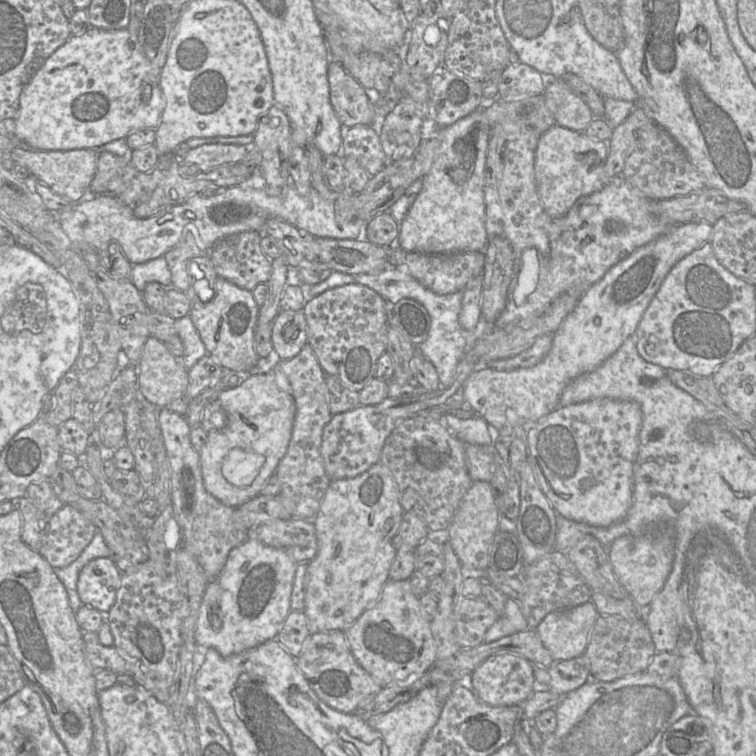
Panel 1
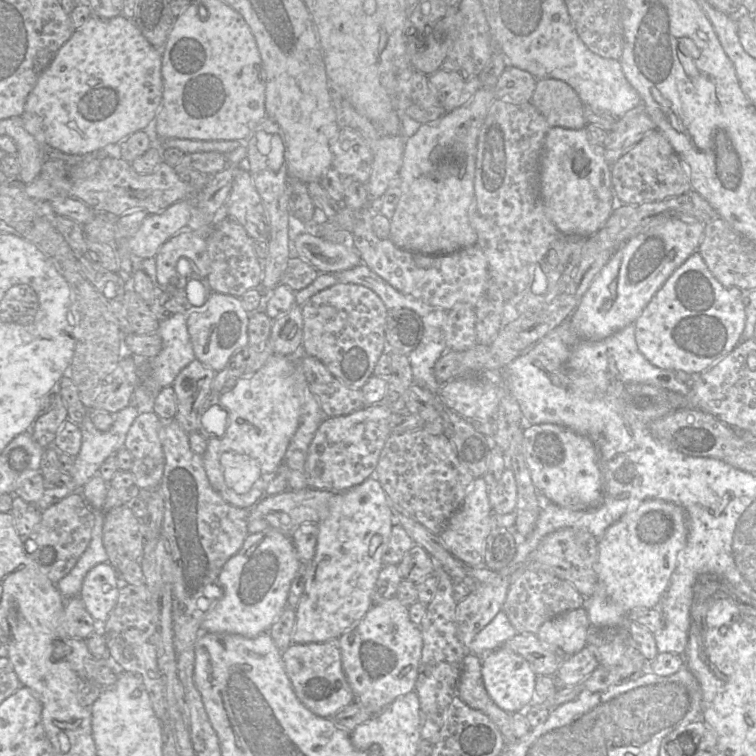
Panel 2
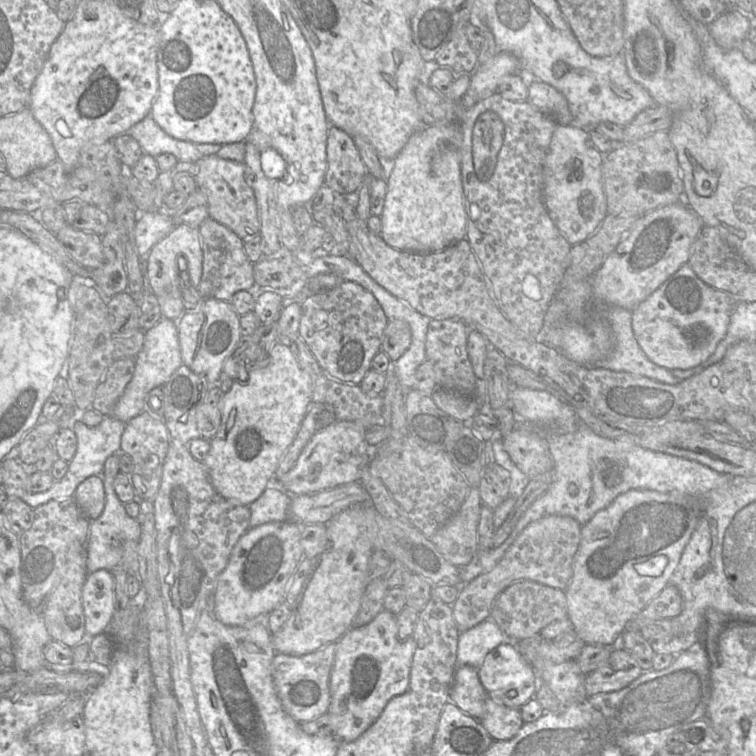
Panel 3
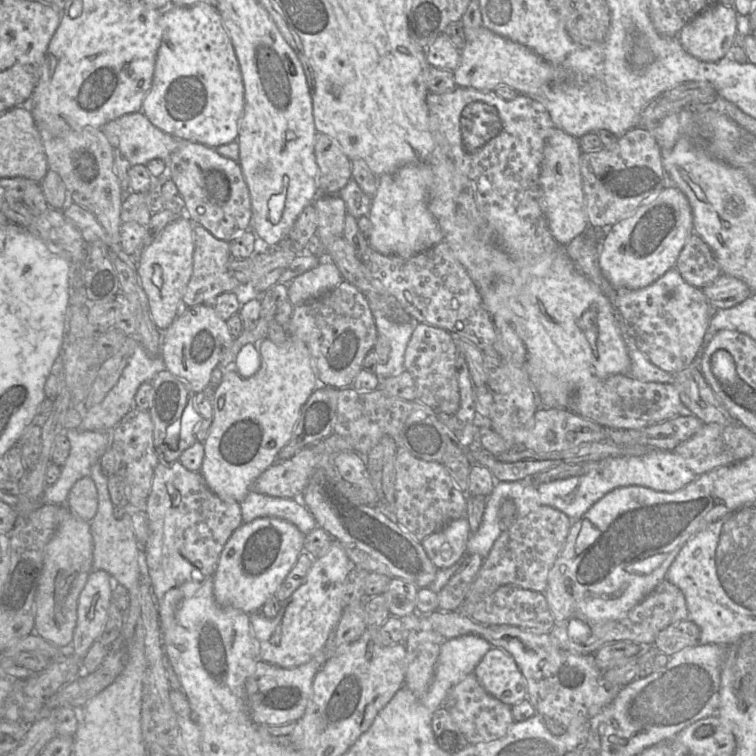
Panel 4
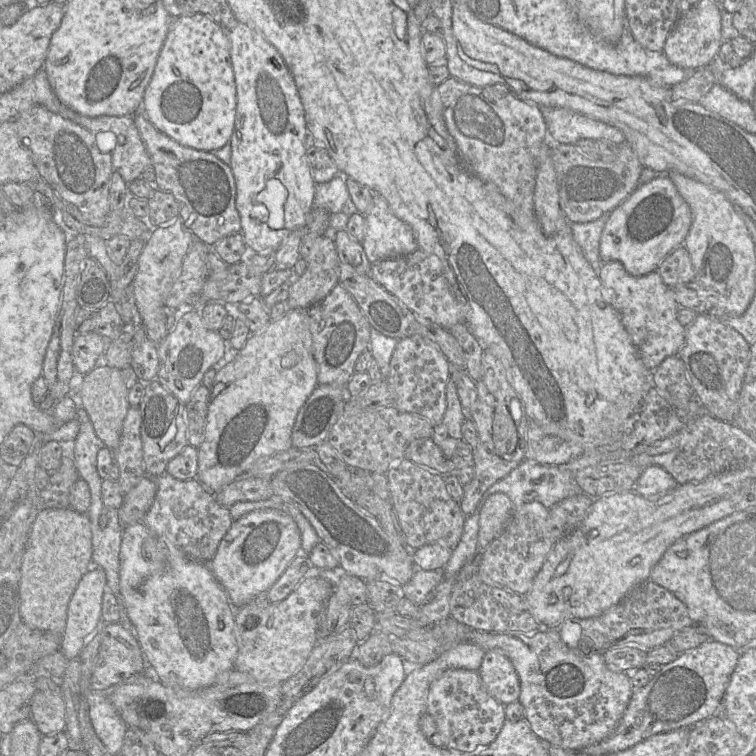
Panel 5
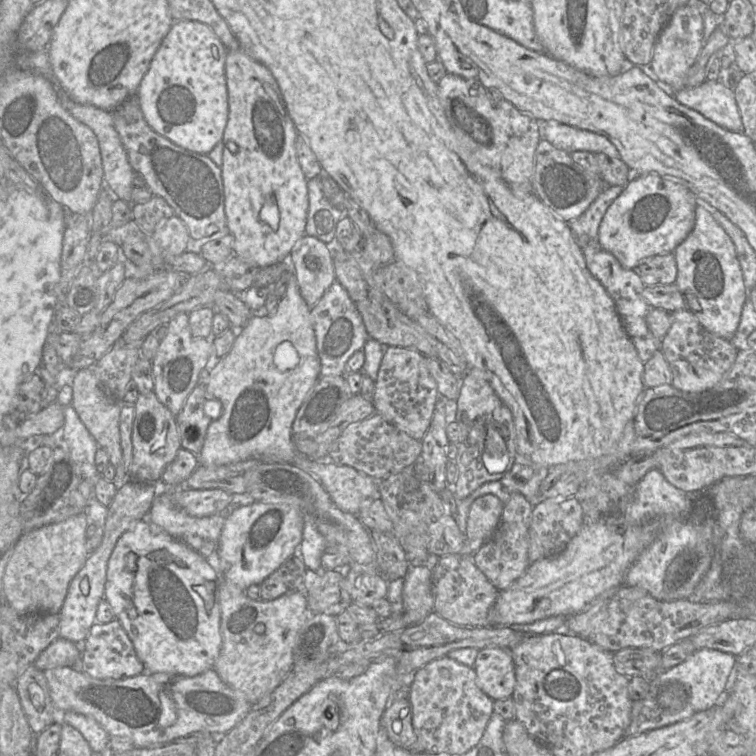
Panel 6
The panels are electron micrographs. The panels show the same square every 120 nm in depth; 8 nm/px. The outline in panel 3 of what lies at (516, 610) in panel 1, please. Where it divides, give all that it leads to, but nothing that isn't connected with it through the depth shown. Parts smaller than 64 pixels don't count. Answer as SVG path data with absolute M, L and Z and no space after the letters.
M488 618L477 626L461 632L458 640L457 666L470 665L479 668L486 655L509 641L495 621Z

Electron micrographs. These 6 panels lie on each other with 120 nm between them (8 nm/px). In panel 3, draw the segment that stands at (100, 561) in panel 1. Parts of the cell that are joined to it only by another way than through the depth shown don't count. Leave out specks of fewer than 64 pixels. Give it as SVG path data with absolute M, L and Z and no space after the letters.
M105 569L88 573L81 590L81 602L88 636L105 633L116 609L114 579Z

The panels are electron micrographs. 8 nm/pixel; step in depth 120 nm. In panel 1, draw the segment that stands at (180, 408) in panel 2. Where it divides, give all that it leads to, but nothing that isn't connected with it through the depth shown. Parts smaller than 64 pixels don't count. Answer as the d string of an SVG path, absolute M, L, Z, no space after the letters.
M206 354L188 369L188 384L184 396L189 399L195 398L202 390L221 378L224 370L230 369L217 364Z

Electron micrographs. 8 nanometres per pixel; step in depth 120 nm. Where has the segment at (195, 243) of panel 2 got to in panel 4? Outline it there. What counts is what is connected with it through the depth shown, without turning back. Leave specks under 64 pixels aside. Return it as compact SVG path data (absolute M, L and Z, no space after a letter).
M185 215L169 223L142 252L137 273L154 325L165 331L175 320L176 311L193 271L194 225Z

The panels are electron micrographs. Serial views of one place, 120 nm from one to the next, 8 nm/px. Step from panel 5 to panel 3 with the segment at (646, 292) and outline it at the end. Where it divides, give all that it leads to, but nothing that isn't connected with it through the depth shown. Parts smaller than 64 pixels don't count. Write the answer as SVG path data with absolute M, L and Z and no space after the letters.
M686 263L631 311L633 333L654 364L669 370L689 369L714 353L727 333L735 304L730 293L704 283Z

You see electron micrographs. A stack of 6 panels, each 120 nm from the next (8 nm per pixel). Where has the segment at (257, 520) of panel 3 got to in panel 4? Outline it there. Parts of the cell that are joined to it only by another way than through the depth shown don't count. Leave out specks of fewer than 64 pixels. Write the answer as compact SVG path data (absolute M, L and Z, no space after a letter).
M250 491L240 502L240 508L243 523L260 517L276 517L291 522L305 536L318 526L300 499L273 497Z

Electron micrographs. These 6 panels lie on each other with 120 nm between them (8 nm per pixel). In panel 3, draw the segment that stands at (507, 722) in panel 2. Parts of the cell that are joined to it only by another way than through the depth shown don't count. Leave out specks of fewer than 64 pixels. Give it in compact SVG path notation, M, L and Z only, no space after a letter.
M470 665L458 667L449 701L464 713L479 718L483 715L487 698L487 692L479 679L478 669Z

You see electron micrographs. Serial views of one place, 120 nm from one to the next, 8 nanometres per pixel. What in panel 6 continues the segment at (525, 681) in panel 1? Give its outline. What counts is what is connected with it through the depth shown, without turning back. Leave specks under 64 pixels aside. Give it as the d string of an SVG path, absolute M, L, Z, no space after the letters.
M508 648L480 649L474 670L477 686L492 700L512 697L516 685L515 664Z

